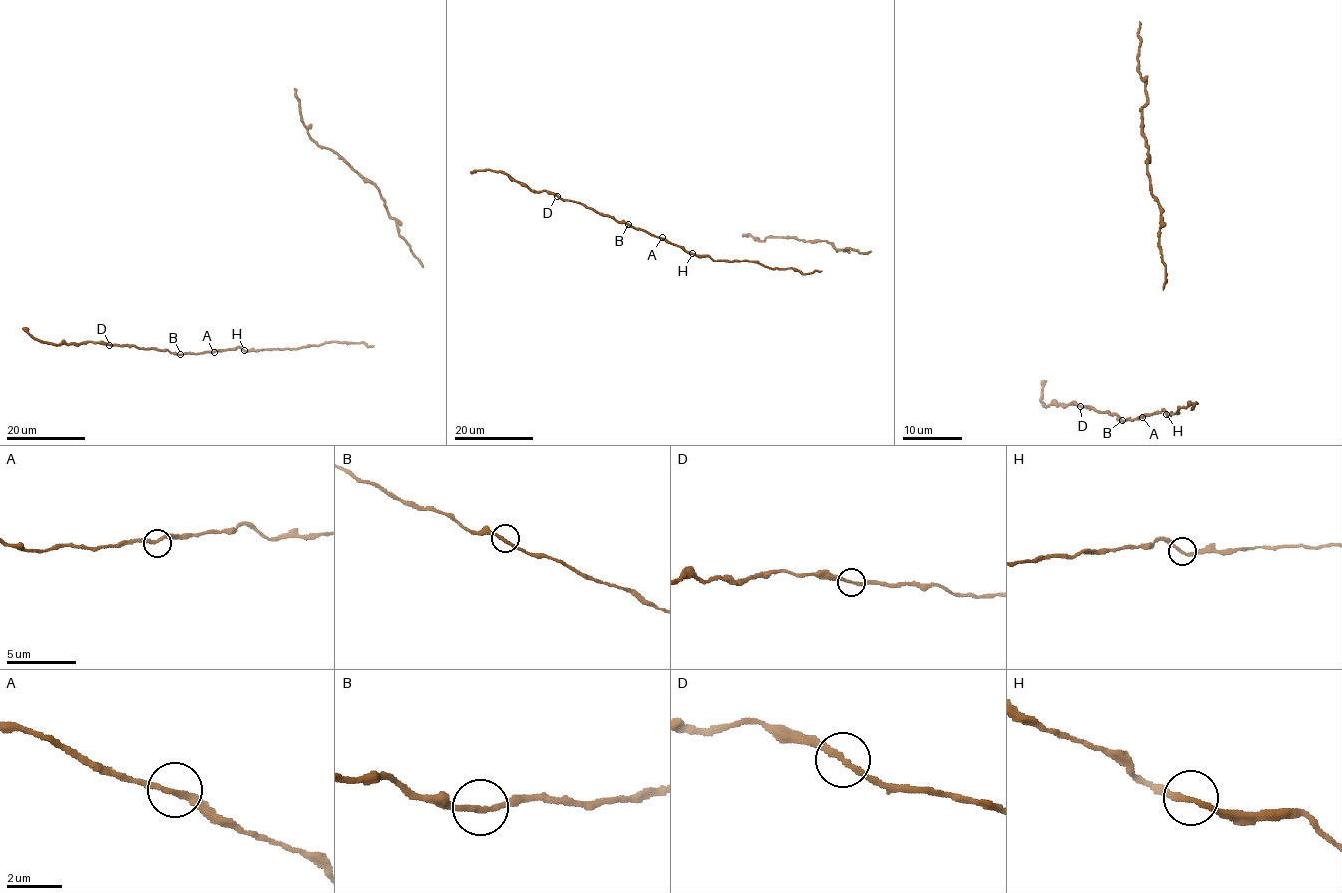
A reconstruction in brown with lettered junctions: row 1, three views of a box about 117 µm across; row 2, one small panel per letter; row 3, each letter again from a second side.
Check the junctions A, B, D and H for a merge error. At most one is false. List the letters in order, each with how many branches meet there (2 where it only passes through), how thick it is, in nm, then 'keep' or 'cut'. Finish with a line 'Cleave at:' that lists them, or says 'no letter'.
A: 2 | 220 nm | keep
B: 2 | 200 nm | keep
D: 2 | 200 nm | keep
H: 2 | 200 nm | keep
Cleave at: no letter

